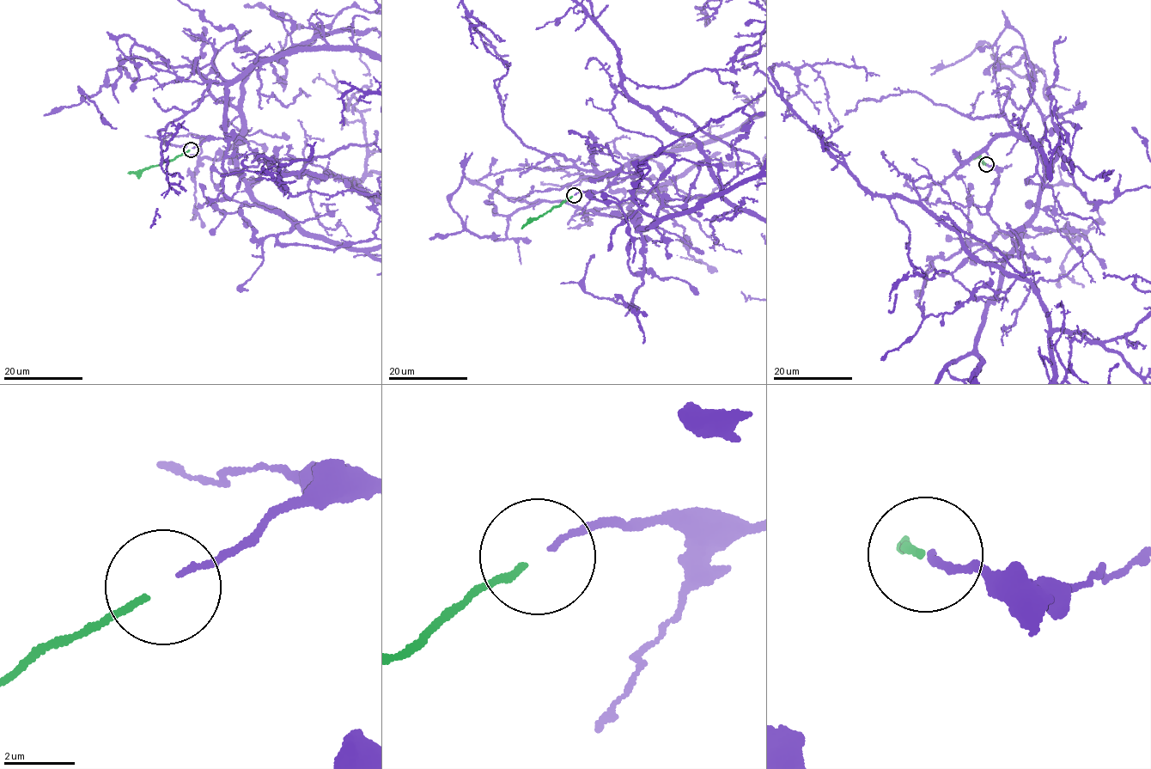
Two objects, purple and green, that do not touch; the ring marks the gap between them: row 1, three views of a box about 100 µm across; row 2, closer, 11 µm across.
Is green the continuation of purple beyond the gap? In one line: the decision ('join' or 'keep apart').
join

